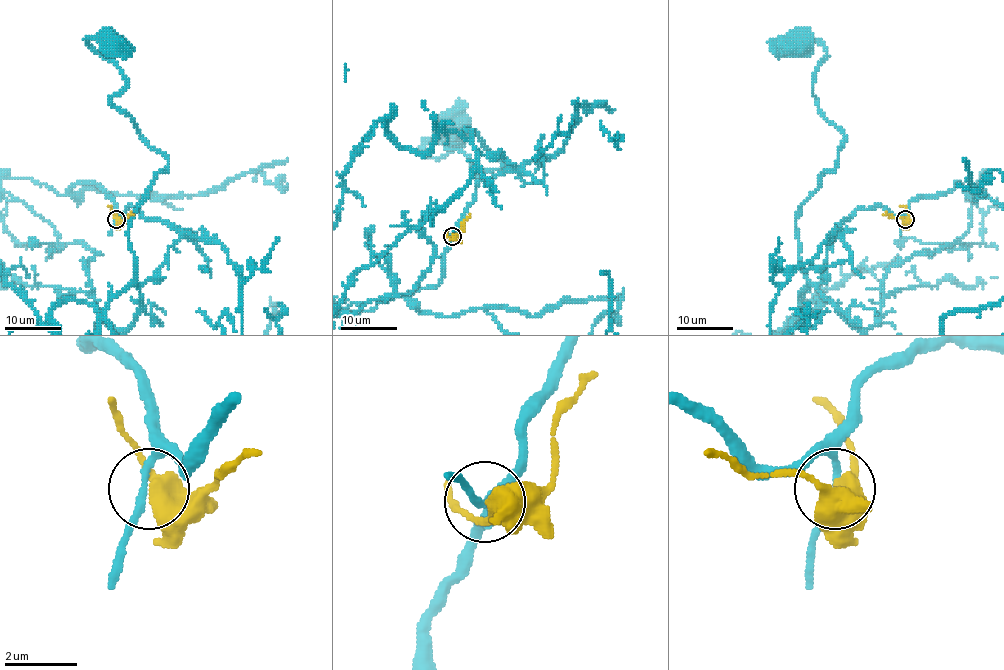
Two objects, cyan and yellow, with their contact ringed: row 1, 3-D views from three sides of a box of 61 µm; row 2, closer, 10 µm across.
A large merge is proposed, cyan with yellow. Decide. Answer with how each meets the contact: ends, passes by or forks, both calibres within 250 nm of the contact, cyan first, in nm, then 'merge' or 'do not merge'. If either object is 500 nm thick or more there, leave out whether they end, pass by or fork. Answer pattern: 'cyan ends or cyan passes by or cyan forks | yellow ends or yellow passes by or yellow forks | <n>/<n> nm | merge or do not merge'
cyan passes by | yellow passes by | 180/460 nm | do not merge

